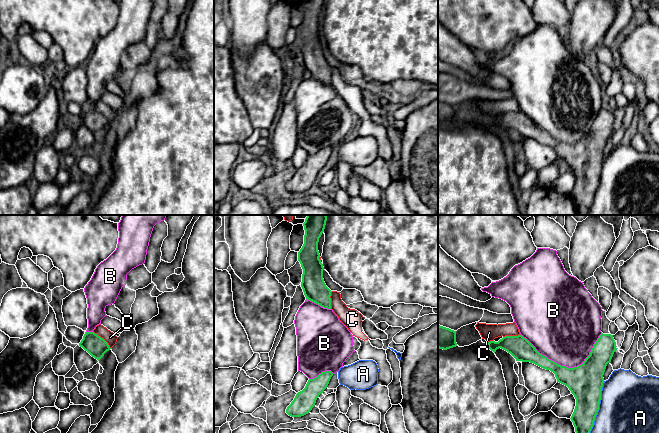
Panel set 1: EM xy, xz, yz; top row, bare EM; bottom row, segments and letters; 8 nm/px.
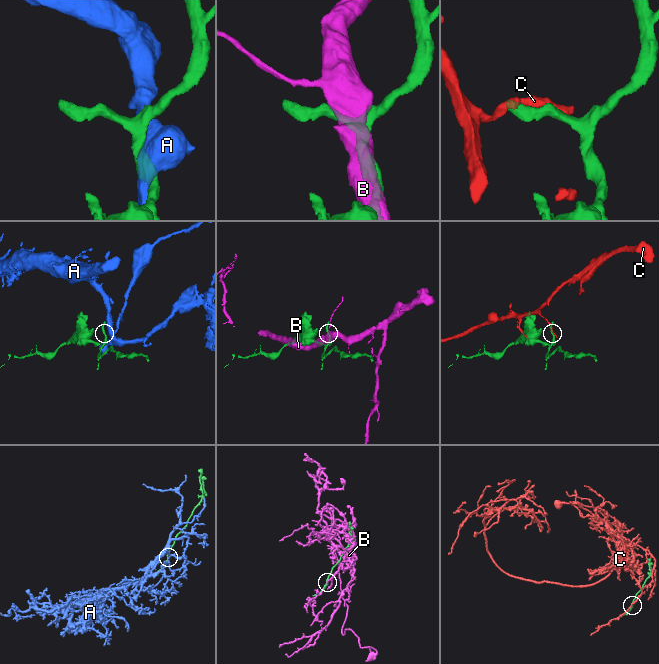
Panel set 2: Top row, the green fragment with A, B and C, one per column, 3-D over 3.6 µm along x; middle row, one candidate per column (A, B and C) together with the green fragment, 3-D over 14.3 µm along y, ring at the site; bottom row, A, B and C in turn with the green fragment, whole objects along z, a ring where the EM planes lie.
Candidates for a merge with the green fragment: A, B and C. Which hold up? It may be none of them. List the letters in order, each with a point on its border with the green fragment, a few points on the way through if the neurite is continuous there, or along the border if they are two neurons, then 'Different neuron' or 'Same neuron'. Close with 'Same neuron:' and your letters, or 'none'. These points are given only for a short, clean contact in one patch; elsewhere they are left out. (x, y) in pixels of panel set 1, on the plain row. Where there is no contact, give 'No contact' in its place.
A: Touches green at yz (598, 185). Different neuron
B: Touches green at yz (566, 143). Different neuron
C: Touches green at xy (103, 115). Different neuron
Same neuron: none

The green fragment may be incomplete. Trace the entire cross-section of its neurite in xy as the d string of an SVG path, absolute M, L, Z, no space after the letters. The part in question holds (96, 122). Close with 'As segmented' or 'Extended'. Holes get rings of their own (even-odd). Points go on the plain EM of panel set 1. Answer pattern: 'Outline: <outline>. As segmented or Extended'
Outline: M85 108L79 122L98 137L111 125L108 119L94 108Z. As segmented

